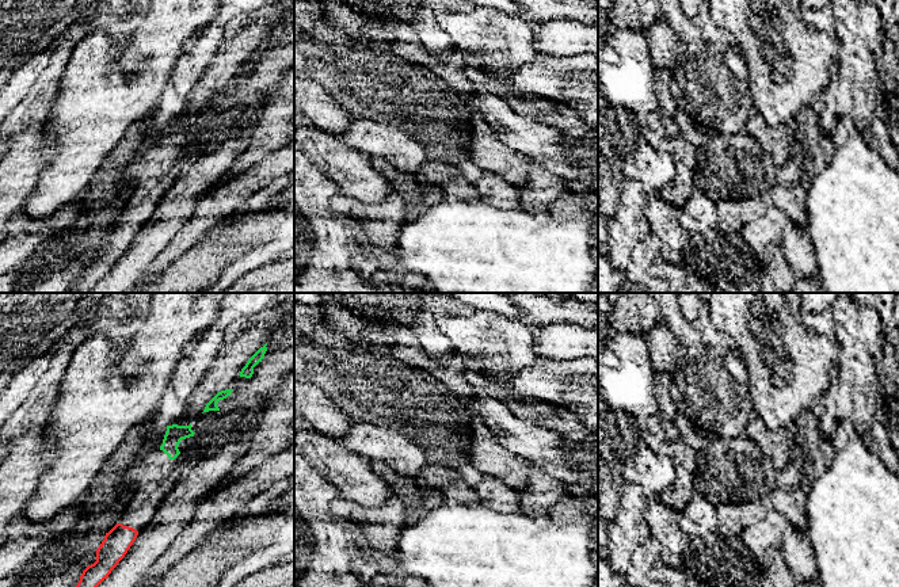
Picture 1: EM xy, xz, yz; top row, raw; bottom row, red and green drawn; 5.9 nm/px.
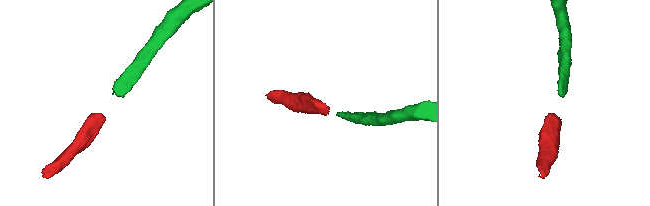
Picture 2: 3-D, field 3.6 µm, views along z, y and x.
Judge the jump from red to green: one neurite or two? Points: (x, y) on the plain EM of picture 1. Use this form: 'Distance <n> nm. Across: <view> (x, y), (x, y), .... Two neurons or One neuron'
Distance 460 nm. Across: xy (134, 225), (170, 155). One neuron

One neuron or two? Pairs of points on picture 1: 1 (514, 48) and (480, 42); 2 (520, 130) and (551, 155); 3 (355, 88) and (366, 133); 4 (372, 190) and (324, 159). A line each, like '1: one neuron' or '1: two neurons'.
1: one neuron
2: one neuron
3: two neurons
4: one neuron

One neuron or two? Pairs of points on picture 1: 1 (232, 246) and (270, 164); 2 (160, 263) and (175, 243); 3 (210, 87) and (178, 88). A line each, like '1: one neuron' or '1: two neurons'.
1: two neurons
2: one neuron
3: two neurons

